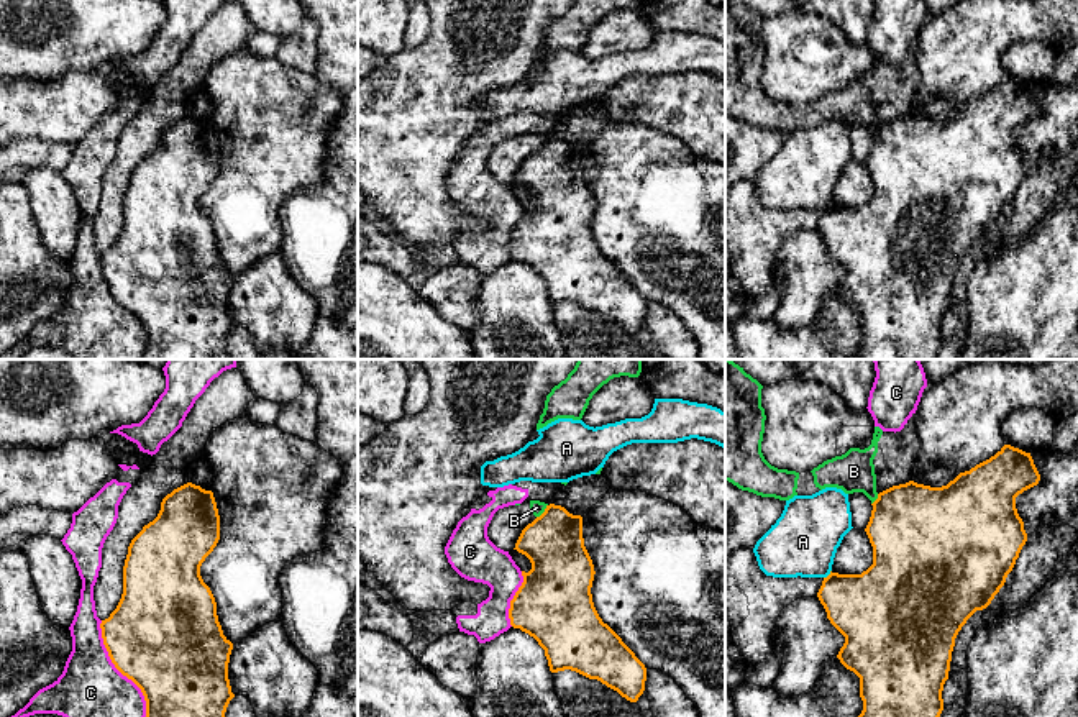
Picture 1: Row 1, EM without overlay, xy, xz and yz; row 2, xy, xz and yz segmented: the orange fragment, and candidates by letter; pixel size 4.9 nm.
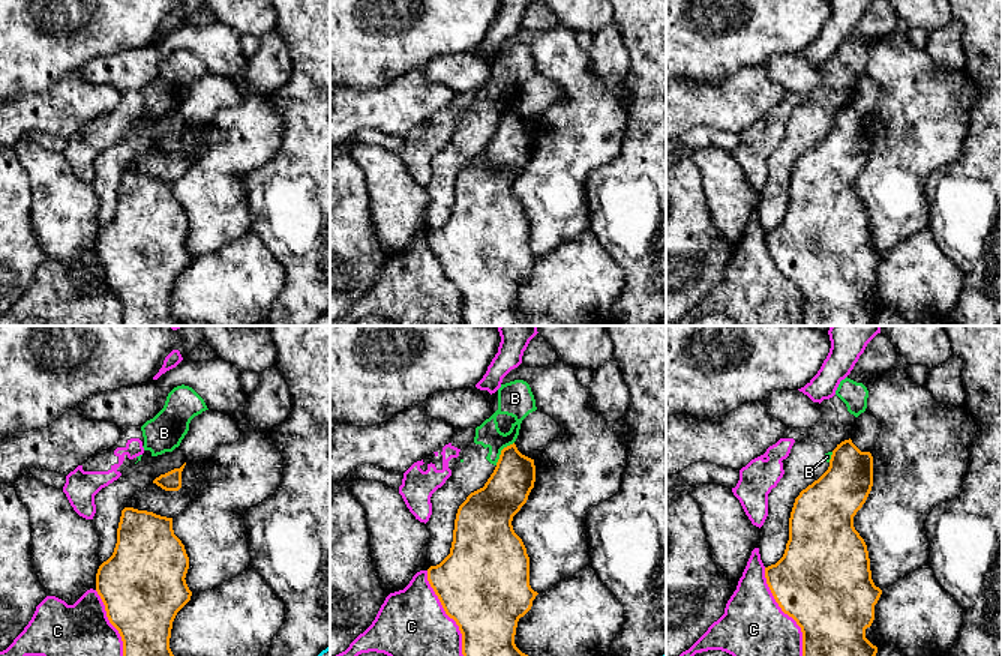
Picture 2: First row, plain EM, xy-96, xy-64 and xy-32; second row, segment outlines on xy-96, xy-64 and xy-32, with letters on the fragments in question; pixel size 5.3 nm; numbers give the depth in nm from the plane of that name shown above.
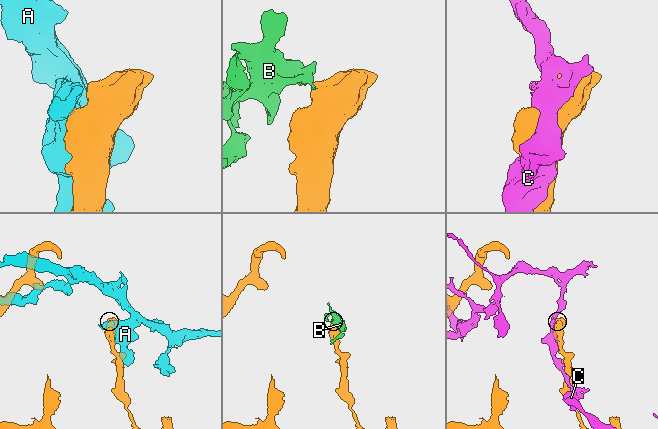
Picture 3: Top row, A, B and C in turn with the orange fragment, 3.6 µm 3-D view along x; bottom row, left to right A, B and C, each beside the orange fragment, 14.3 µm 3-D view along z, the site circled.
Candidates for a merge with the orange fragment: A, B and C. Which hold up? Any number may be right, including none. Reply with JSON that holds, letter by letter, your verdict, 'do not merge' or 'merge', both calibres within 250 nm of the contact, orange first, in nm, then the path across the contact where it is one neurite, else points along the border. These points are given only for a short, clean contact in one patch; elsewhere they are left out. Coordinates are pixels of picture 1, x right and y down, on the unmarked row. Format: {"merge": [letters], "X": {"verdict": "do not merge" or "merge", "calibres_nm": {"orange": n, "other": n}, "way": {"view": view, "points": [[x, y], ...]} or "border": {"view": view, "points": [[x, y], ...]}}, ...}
{"merge": [], "A": {"verdict": "do not merge", "calibres_nm": {"orange": 360, "other": 340}}, "B": {"verdict": "do not merge", "calibres_nm": {"orange": 300, "other": 70}, "border": {"view": "xz", "points": [[547, 137], [537, 150]]}}, "C": {"verdict": "do not merge", "calibres_nm": {"orange": 500, "other": 360}}}

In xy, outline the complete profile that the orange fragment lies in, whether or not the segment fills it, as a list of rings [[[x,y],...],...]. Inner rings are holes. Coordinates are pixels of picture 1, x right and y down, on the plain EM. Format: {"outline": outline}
{"outline": [[[187,115],[162,131],[158,149],[128,179],[121,231],[100,261],[112,295],[144,328],[143,359],[228,359],[225,345],[235,330],[228,312],[233,276],[223,267],[215,230],[200,208],[200,199],[218,172],[220,148],[213,125]]]}

